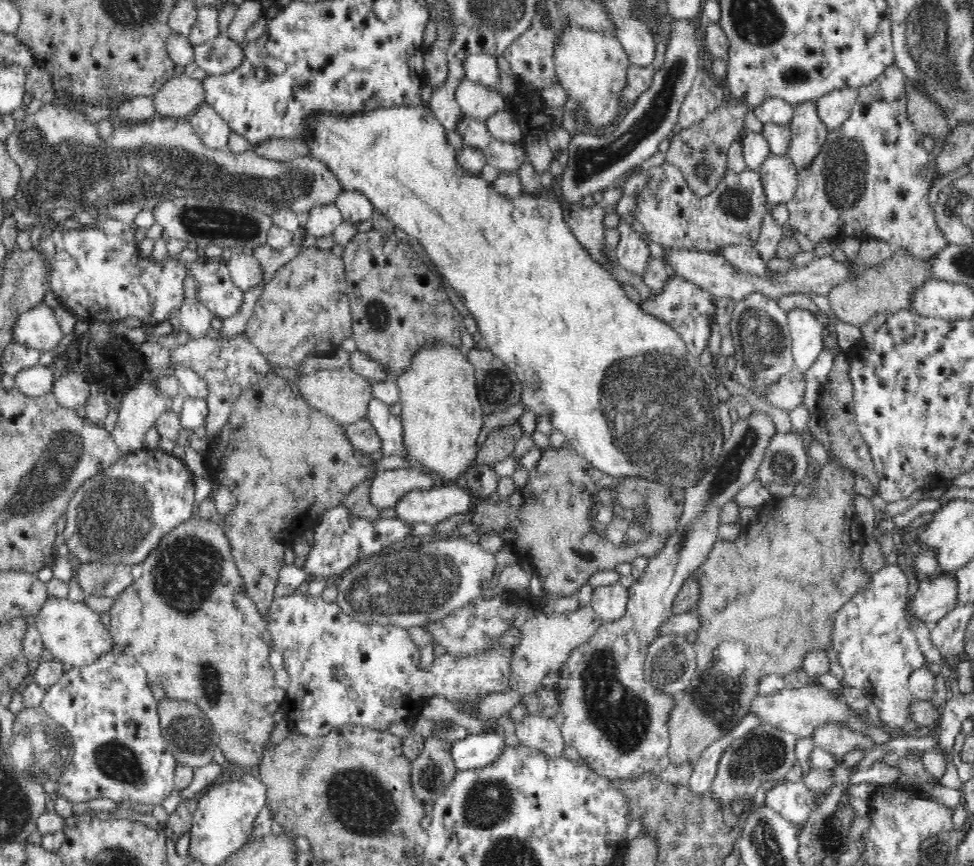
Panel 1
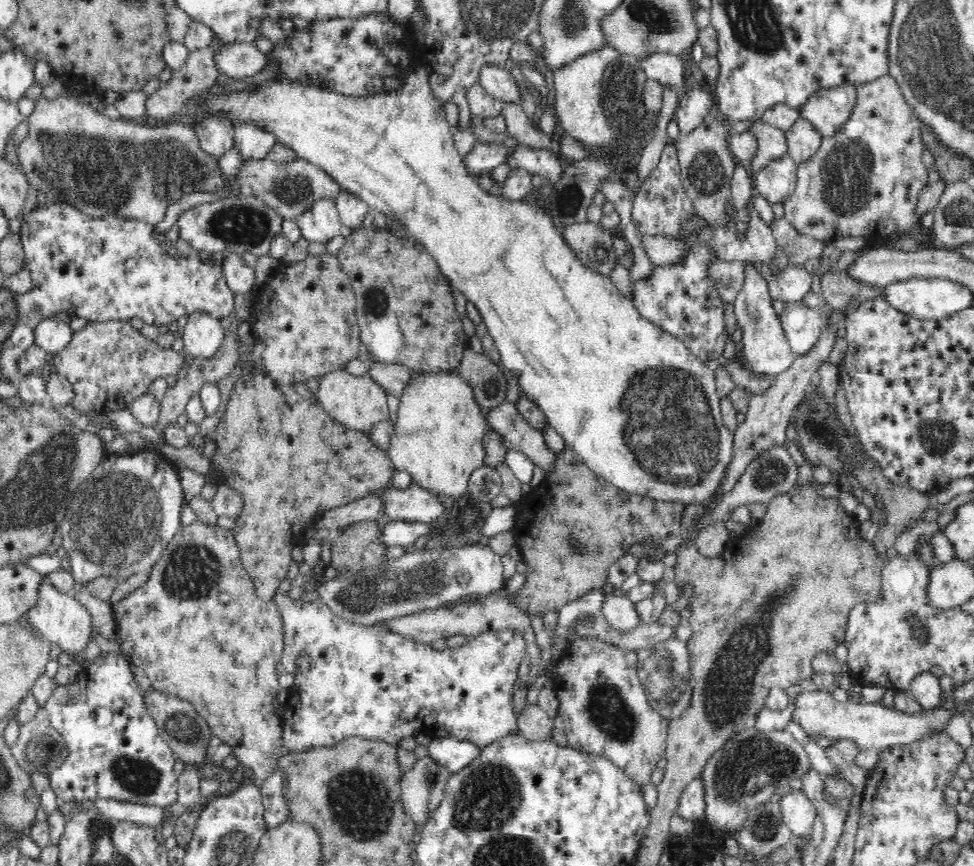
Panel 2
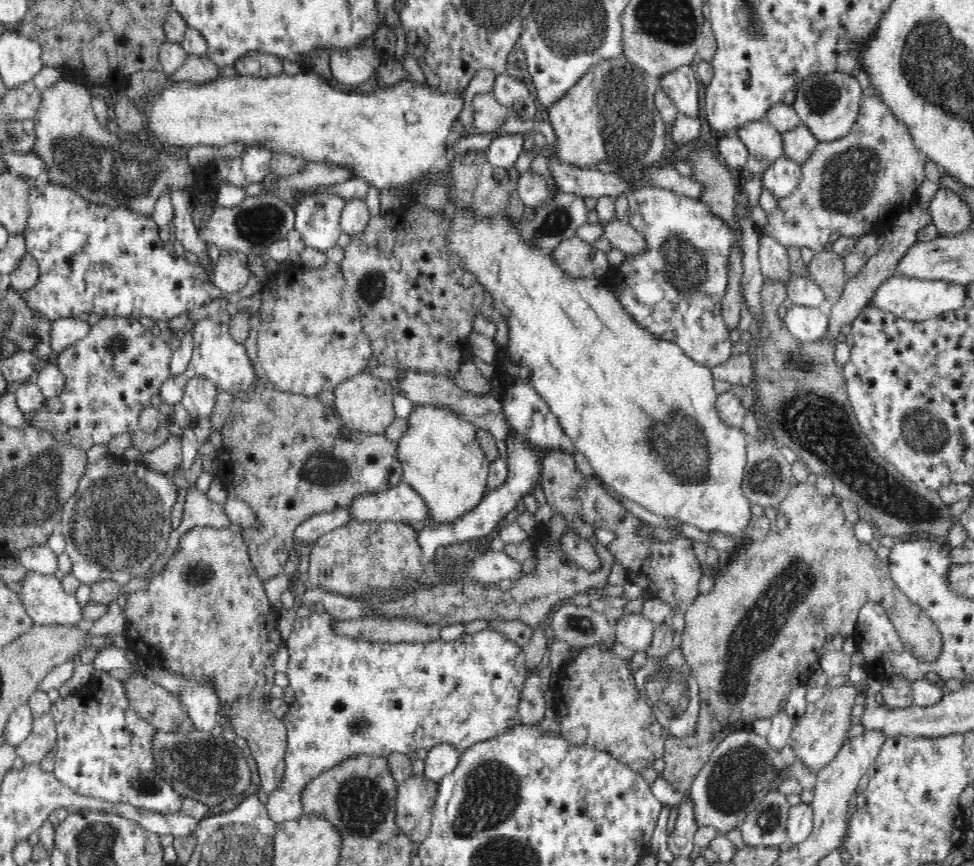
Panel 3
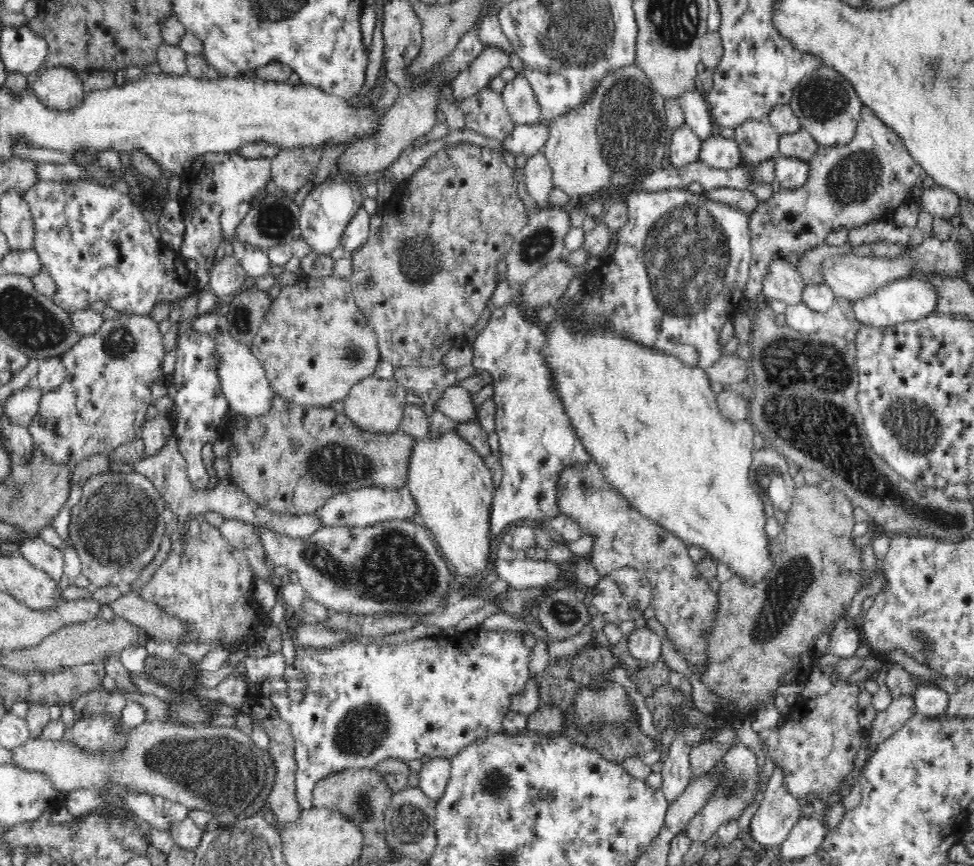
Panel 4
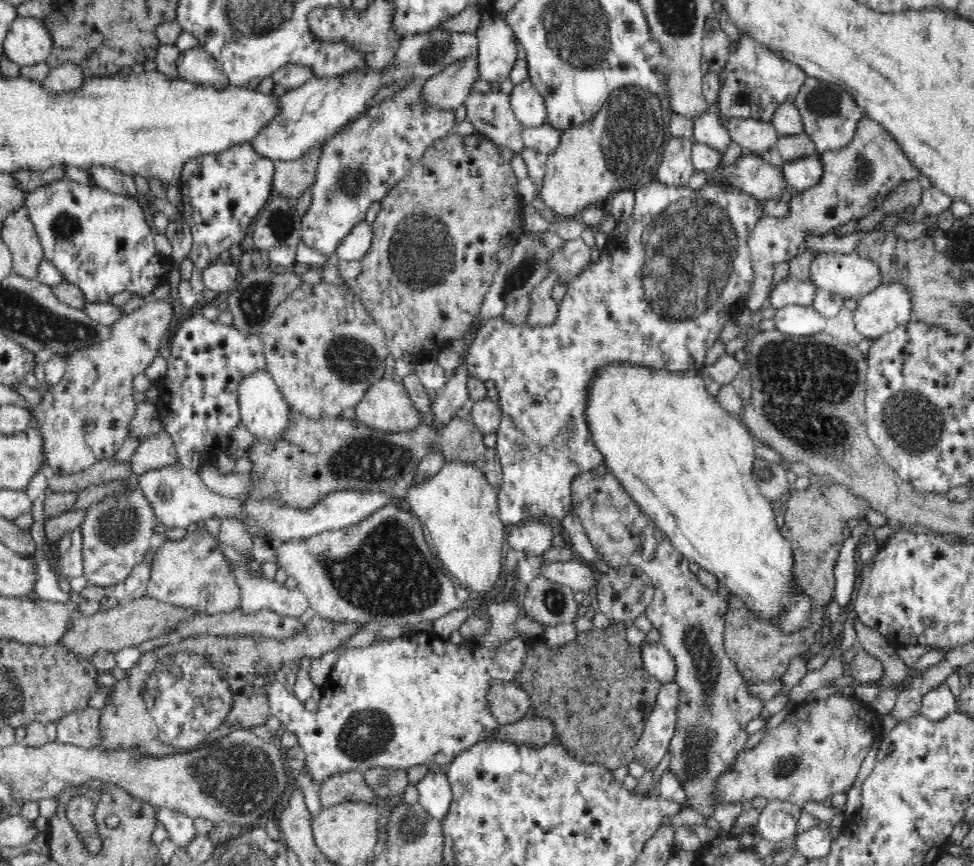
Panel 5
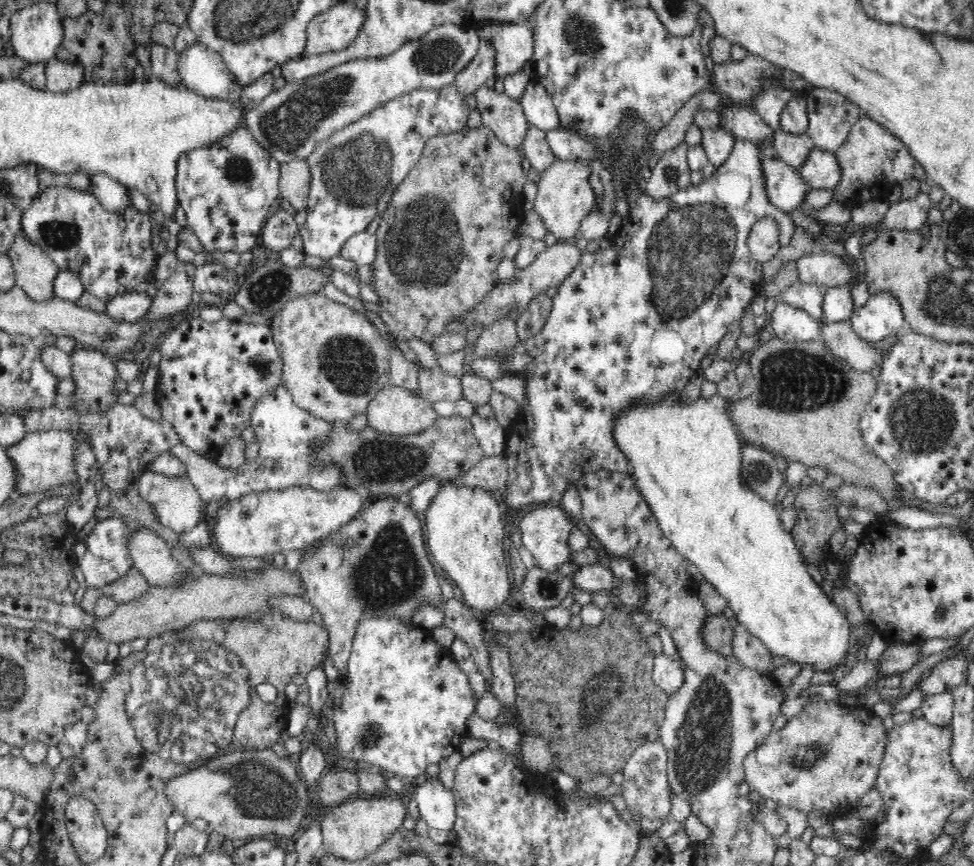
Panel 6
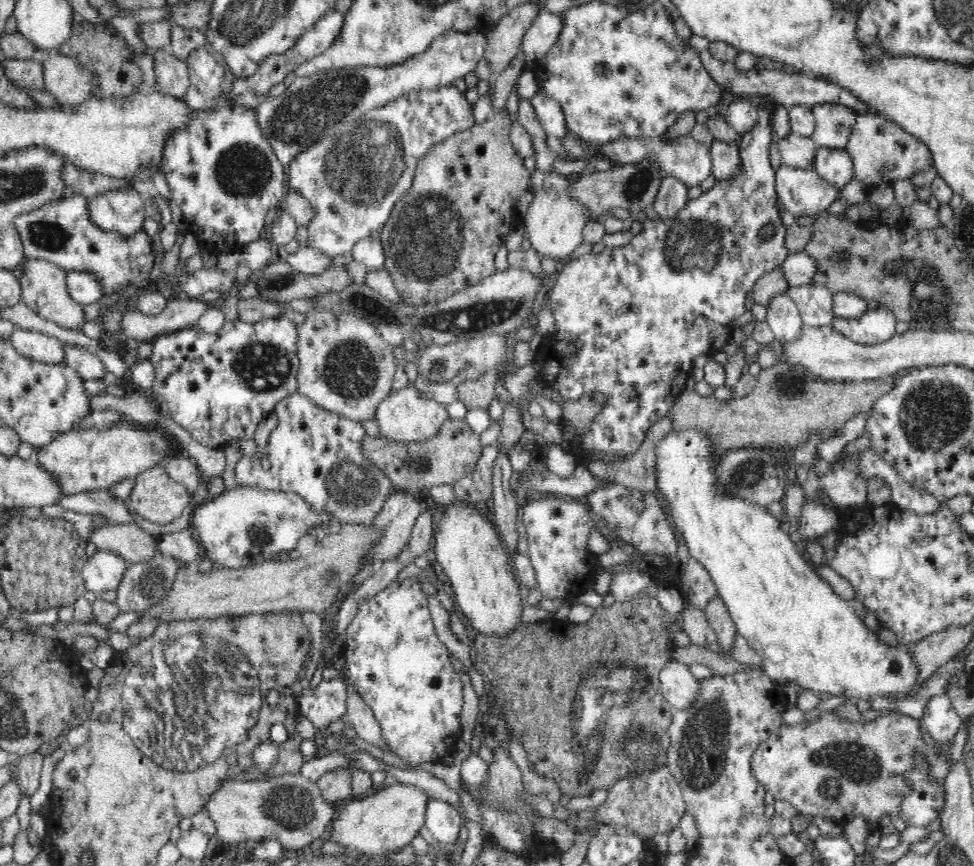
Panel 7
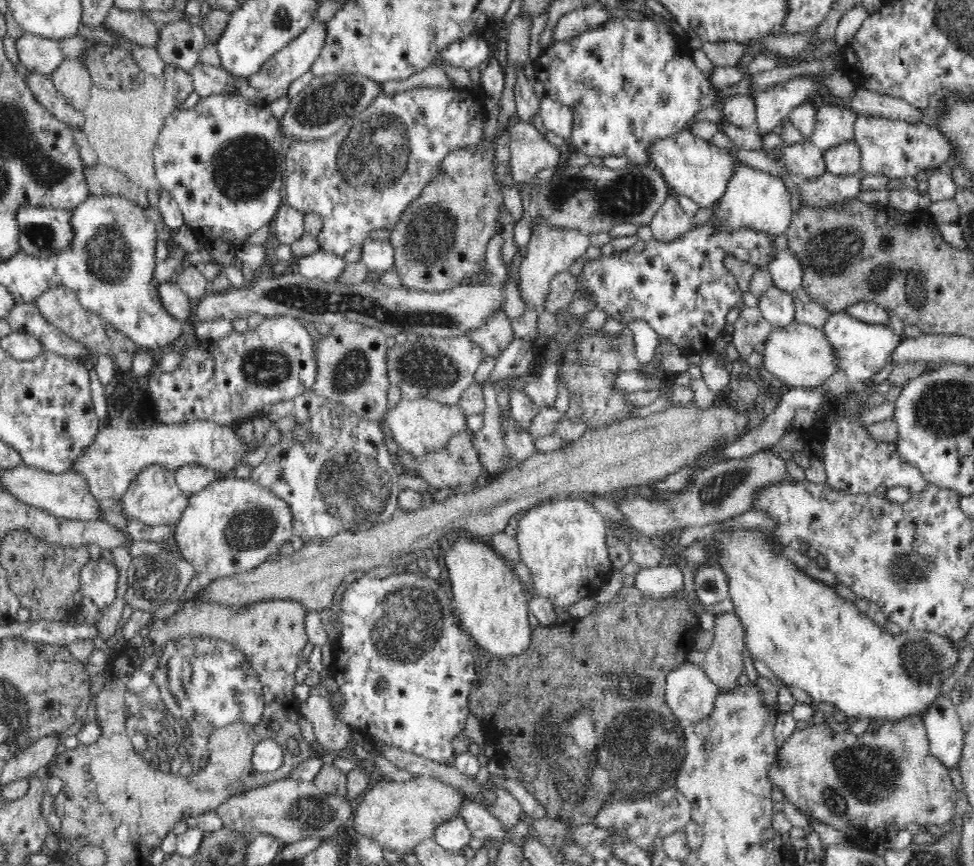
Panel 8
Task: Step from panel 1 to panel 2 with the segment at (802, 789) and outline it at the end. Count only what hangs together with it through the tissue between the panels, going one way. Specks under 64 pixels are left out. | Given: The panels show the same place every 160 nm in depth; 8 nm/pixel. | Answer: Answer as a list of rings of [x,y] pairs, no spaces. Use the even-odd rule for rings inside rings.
[[[791,790],[780,798],[779,804],[783,822],[792,835],[812,836],[817,810],[807,791]]]

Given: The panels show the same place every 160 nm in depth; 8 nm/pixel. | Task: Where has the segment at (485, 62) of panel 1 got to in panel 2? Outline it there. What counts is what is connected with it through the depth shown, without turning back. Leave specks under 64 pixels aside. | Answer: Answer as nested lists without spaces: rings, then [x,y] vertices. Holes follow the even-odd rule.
[[[484,63],[477,72],[477,82],[490,96],[502,102],[520,104],[520,89],[508,70]]]

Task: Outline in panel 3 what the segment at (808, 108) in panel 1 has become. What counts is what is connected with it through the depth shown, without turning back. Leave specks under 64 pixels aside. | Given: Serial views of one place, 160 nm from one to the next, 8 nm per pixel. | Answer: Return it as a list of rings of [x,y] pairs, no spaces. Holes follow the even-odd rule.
[[[802,122],[796,128],[783,132],[781,135],[784,154],[801,164],[814,154],[819,143],[814,133]]]

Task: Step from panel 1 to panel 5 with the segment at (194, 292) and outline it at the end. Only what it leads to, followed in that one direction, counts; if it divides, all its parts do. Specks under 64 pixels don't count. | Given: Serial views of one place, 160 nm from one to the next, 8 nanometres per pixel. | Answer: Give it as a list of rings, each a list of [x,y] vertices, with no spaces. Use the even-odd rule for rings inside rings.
[[[254,372],[240,382],[241,422],[256,437],[277,439],[287,427],[292,408],[267,372]]]

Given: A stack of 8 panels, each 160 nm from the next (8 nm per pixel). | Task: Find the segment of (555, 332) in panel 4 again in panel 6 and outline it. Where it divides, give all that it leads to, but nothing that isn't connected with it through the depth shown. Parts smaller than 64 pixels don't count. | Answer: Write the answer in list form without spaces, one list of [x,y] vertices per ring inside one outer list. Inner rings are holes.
[[[716,393],[710,398],[697,399],[693,404],[682,404],[678,400],[679,394],[670,395],[664,398],[660,403],[653,405],[632,406],[622,411],[615,420],[615,427],[612,430],[613,440],[616,441],[618,449],[624,453],[629,460],[630,469],[633,470],[633,478],[637,490],[645,498],[653,516],[657,518],[659,527],[664,532],[664,536],[674,545],[674,548],[690,563],[692,563],[700,572],[704,580],[708,581],[720,594],[720,597],[728,603],[728,607],[733,612],[733,618],[740,622],[752,636],[760,639],[760,642],[768,648],[770,654],[780,655],[780,658],[787,658],[790,663],[798,663],[801,668],[810,667],[814,674],[827,673],[828,671],[838,670],[845,667],[845,662],[849,657],[852,642],[850,643],[850,624],[846,615],[839,610],[837,604],[832,601],[826,586],[818,584],[808,573],[808,568],[800,558],[800,549],[796,546],[792,535],[782,526],[780,514],[773,504],[766,502],[759,494],[756,494],[750,486],[744,483],[741,468],[741,453],[744,448],[744,441],[741,440],[732,421],[728,415],[726,404],[728,400]]]

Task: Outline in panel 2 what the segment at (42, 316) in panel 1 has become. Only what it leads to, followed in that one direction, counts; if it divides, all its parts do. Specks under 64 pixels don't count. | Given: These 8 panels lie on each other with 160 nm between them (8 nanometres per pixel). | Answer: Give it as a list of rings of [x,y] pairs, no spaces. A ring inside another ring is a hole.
[[[44,318],[34,326],[34,345],[46,353],[56,354],[68,346],[73,334],[70,324]]]

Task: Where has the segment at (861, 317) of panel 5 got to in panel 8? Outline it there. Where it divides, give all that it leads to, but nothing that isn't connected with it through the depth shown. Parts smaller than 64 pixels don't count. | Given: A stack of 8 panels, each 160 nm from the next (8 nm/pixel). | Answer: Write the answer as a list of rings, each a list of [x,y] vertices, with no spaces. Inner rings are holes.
[[[847,310],[832,313],[822,330],[832,347],[833,355],[836,355],[837,372],[820,385],[826,394],[822,395],[823,401],[819,404],[819,410],[814,411],[816,419],[810,432],[804,433],[802,440],[806,444],[812,438],[816,438],[817,434],[820,442],[823,442],[822,461],[827,483],[836,490],[852,495],[874,493],[880,486],[906,486],[910,488],[911,494],[920,493],[927,485],[920,469],[904,462],[896,452],[896,445],[888,446],[888,442],[881,443],[874,439],[868,426],[864,426],[861,421],[862,412],[870,409],[865,401],[876,393],[873,392],[874,385],[871,384],[871,379],[884,368],[885,362],[896,352],[900,337],[896,336],[889,326],[875,326],[854,319]],[[851,399],[856,402],[856,413],[849,412],[853,408],[846,407]]]

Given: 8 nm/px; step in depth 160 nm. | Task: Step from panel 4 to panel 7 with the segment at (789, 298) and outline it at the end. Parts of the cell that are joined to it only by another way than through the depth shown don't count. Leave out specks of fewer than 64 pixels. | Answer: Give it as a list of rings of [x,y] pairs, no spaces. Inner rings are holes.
[[[811,282],[802,286],[791,286],[787,293],[798,306],[803,325],[827,326],[835,320],[833,292],[830,292],[830,289]]]

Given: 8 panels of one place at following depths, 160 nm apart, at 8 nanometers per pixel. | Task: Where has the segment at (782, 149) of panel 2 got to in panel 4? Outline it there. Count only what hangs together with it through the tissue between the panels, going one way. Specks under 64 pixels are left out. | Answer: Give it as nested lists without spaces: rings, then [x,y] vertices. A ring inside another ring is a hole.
[[[768,120],[744,121],[734,130],[744,165],[753,168],[760,162],[771,160],[776,154],[779,154],[780,134]]]

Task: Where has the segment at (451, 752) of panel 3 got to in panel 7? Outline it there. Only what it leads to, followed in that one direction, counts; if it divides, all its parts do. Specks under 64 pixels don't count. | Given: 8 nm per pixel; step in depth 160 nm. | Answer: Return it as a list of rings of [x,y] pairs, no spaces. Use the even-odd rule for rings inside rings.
[[[430,800],[425,827],[428,828],[436,841],[444,844],[457,842],[462,834],[462,822],[459,810],[454,806],[446,802]]]

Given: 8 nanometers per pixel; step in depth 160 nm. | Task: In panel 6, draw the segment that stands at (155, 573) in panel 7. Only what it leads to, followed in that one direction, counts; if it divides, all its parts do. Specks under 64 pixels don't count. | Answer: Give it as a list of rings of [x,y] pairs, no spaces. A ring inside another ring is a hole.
[[[132,566],[123,577],[104,586],[103,591],[106,597],[121,605],[142,598],[149,588],[148,579],[138,568]]]

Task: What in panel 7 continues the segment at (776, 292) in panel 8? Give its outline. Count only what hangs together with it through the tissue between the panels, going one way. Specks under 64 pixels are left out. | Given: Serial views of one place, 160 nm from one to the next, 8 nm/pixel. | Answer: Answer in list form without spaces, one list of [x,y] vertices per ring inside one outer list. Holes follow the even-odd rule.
[[[787,292],[774,294],[766,307],[766,322],[777,341],[786,343],[801,336],[803,321],[798,306]]]

